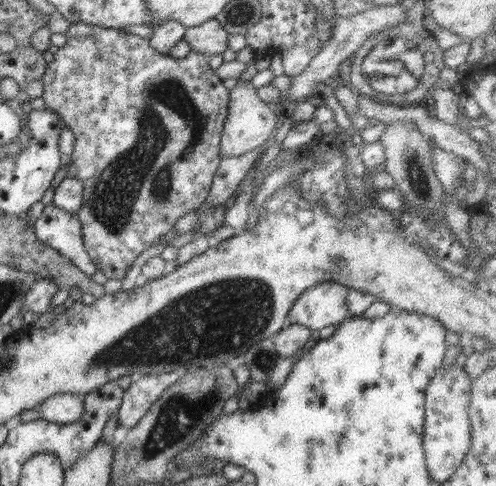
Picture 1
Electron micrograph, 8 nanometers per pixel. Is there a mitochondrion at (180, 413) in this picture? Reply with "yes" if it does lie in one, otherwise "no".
yes

